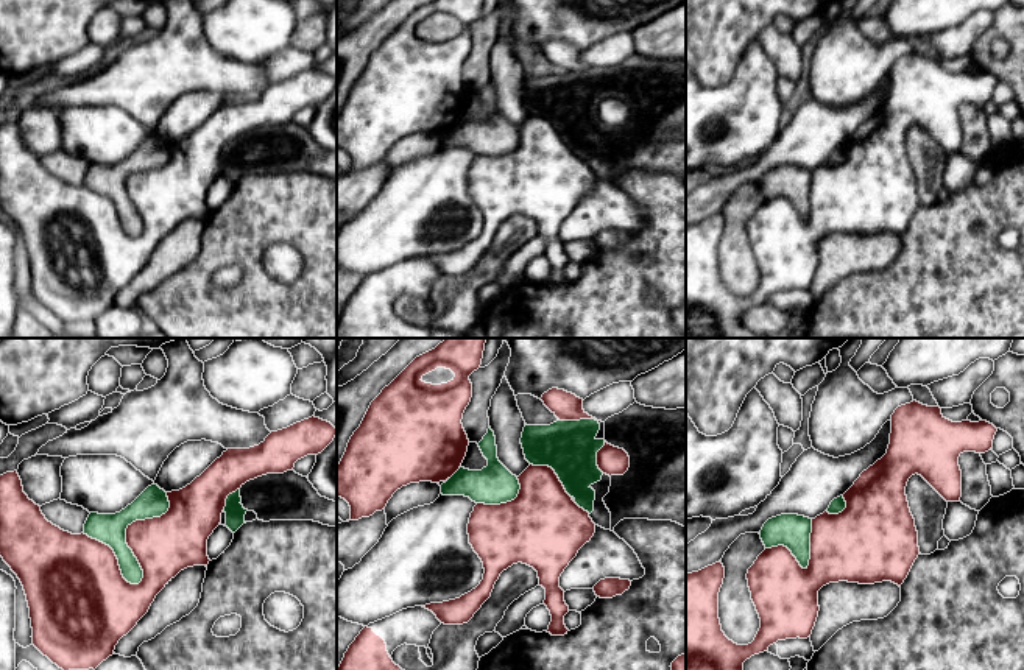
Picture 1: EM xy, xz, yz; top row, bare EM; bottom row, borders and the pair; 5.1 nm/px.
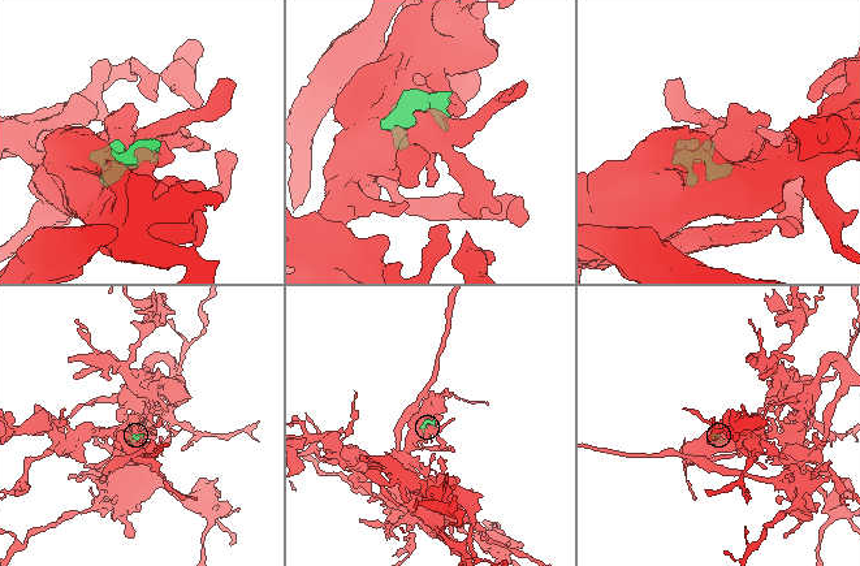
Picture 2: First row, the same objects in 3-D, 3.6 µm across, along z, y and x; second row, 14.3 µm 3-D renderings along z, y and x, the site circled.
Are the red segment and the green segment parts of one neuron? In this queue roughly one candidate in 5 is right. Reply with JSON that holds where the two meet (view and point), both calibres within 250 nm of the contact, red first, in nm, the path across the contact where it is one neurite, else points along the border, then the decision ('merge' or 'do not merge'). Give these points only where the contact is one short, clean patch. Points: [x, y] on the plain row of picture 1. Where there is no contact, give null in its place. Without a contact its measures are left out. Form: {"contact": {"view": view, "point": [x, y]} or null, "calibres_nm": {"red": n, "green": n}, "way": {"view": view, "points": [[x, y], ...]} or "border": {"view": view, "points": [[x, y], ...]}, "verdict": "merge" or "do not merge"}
{"contact": {"view": "xy", "point": [127, 181]}, "calibres_nm": {"red": 300, "green": 160}, "verdict": "do not merge"}

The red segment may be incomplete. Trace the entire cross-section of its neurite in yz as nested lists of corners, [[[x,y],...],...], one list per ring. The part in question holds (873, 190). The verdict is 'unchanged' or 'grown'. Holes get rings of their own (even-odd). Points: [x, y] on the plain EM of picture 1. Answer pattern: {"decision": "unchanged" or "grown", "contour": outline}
{"decision": "unchanged", "contour": [[[916,51],[901,56],[892,65],[892,84],[887,104],[860,125],[854,136],[843,145],[846,159],[839,165],[823,165],[812,170],[810,210],[803,220],[792,203],[784,198],[765,199],[748,220],[747,231],[751,251],[761,270],[761,279],[748,296],[737,296],[722,282],[719,270],[719,243],[725,229],[725,218],[719,212],[698,223],[686,223],[686,338],[765,338],[743,324],[743,313],[764,304],[770,296],[786,290],[807,290],[818,268],[818,242],[839,232],[874,235],[892,232],[898,237],[907,229],[920,206],[918,182],[910,164],[906,137],[912,126],[921,126],[946,153],[960,153],[962,122],[959,108],[963,103],[985,104],[991,101],[998,79],[987,73],[952,73],[941,65],[940,58],[927,58]]]}

